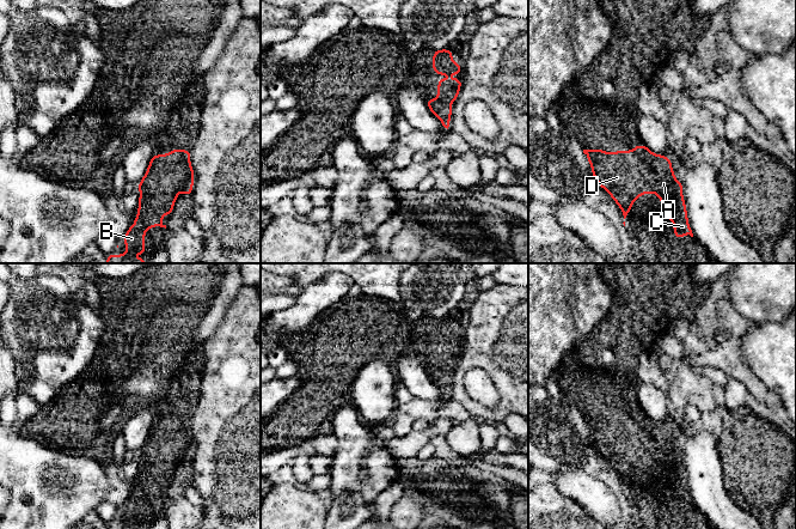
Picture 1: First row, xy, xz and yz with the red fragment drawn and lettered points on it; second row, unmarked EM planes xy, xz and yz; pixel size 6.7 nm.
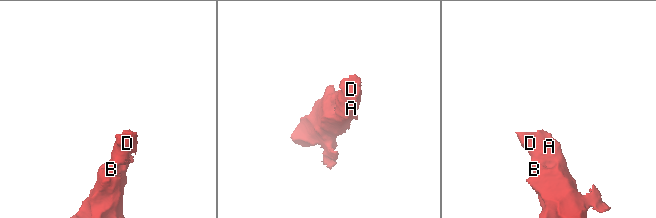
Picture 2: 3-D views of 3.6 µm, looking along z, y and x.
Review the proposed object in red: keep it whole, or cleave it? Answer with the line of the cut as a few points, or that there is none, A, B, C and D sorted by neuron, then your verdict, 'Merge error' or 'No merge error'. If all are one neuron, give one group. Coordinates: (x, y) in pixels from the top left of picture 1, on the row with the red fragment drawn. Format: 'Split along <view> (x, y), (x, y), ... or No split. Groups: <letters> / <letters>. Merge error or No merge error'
No split. Groups: A B C D. No merge error

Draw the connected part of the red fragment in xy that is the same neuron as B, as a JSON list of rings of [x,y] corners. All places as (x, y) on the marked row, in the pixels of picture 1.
[[[171,150],[167,154],[154,154],[151,158],[147,171],[137,184],[140,197],[134,225],[123,236],[125,241],[124,249],[128,253],[122,255],[111,254],[106,256],[106,263],[147,263],[146,260],[134,259],[131,255],[146,253],[145,233],[148,229],[154,226],[166,229],[161,220],[165,214],[170,215],[173,213],[173,205],[179,197],[177,193],[180,190],[184,195],[192,194],[195,175],[190,162],[190,153],[190,150]]]

